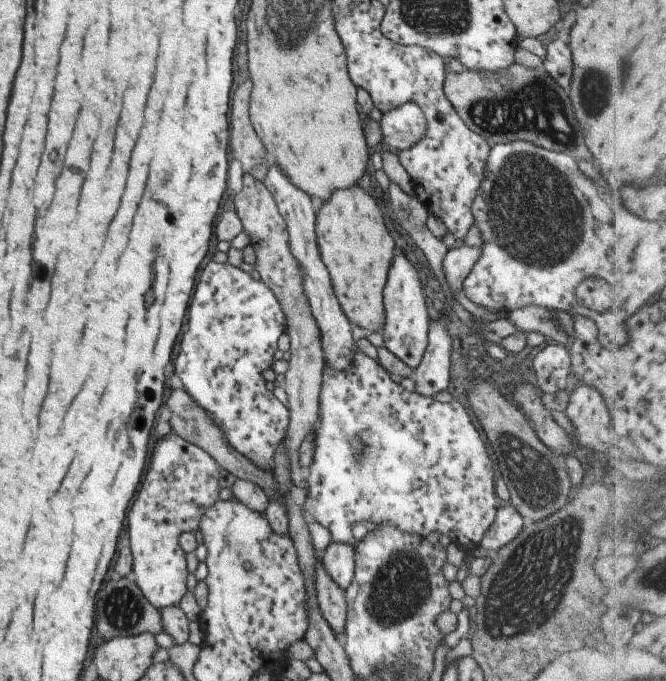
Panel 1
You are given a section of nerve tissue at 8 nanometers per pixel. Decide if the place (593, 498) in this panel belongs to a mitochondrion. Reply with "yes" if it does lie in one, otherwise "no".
no

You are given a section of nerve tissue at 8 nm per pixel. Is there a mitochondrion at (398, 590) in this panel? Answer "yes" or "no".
yes

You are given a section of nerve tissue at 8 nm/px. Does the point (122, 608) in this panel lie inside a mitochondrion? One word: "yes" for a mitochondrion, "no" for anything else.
yes

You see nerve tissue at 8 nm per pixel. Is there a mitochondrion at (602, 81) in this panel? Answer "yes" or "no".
yes

